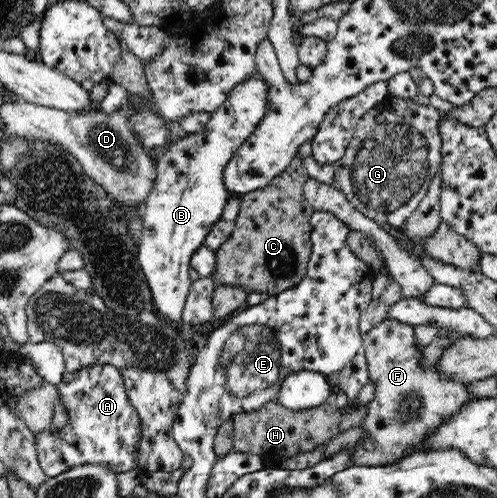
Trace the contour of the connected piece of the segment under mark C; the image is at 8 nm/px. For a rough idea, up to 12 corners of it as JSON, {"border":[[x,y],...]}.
{"border":[[296,155],[236,196],[215,285],[271,297],[302,281],[314,208]]}

